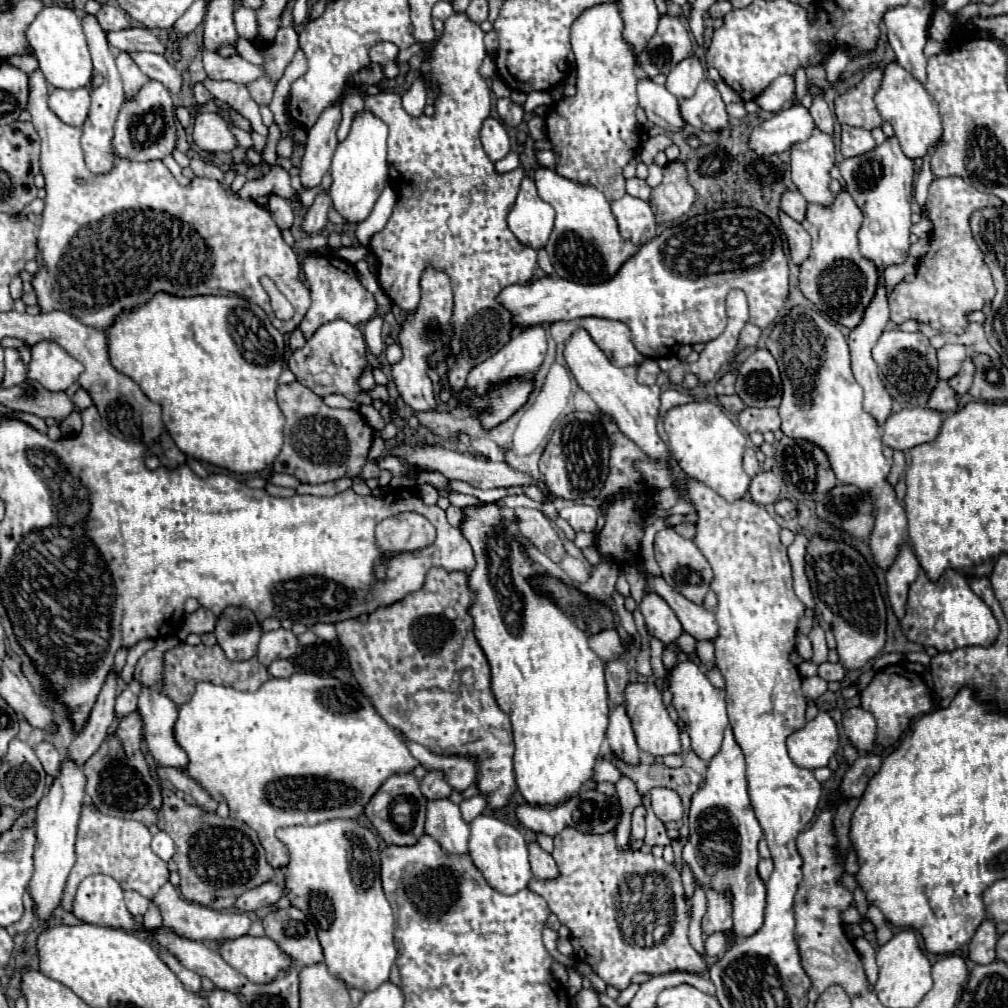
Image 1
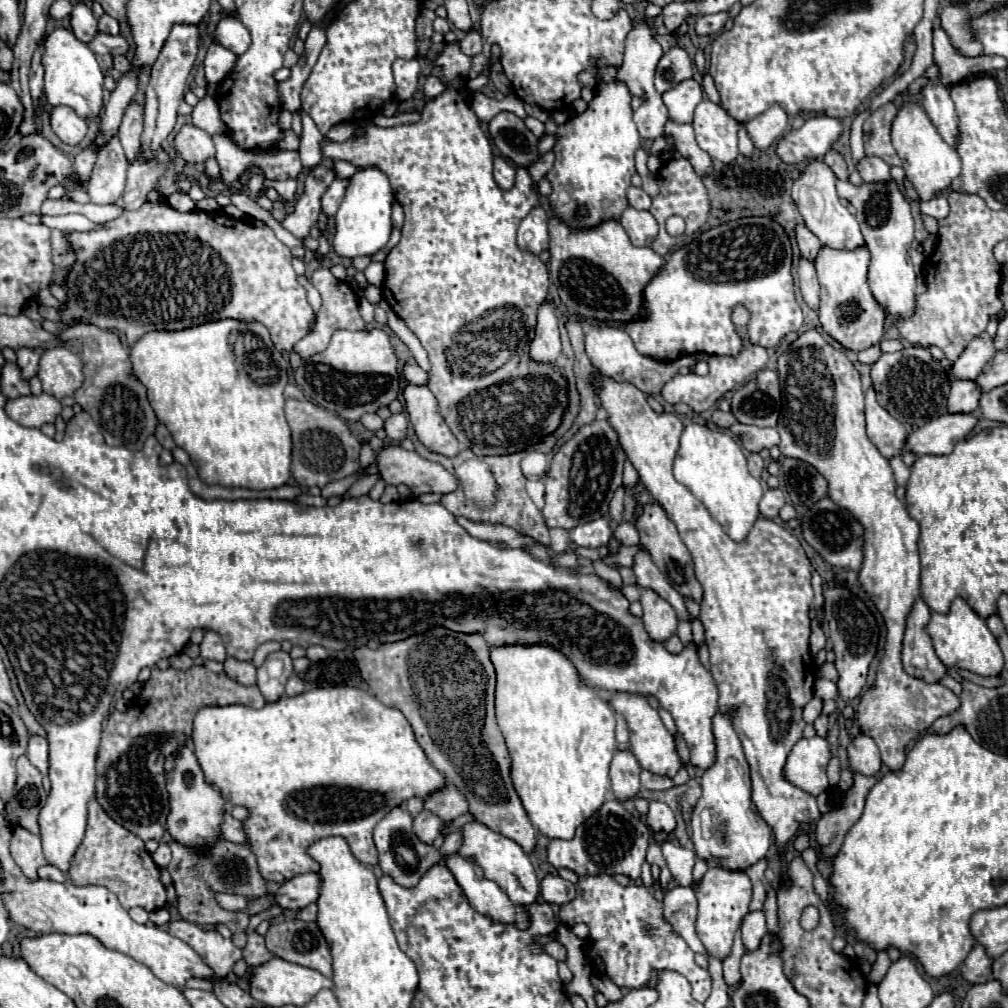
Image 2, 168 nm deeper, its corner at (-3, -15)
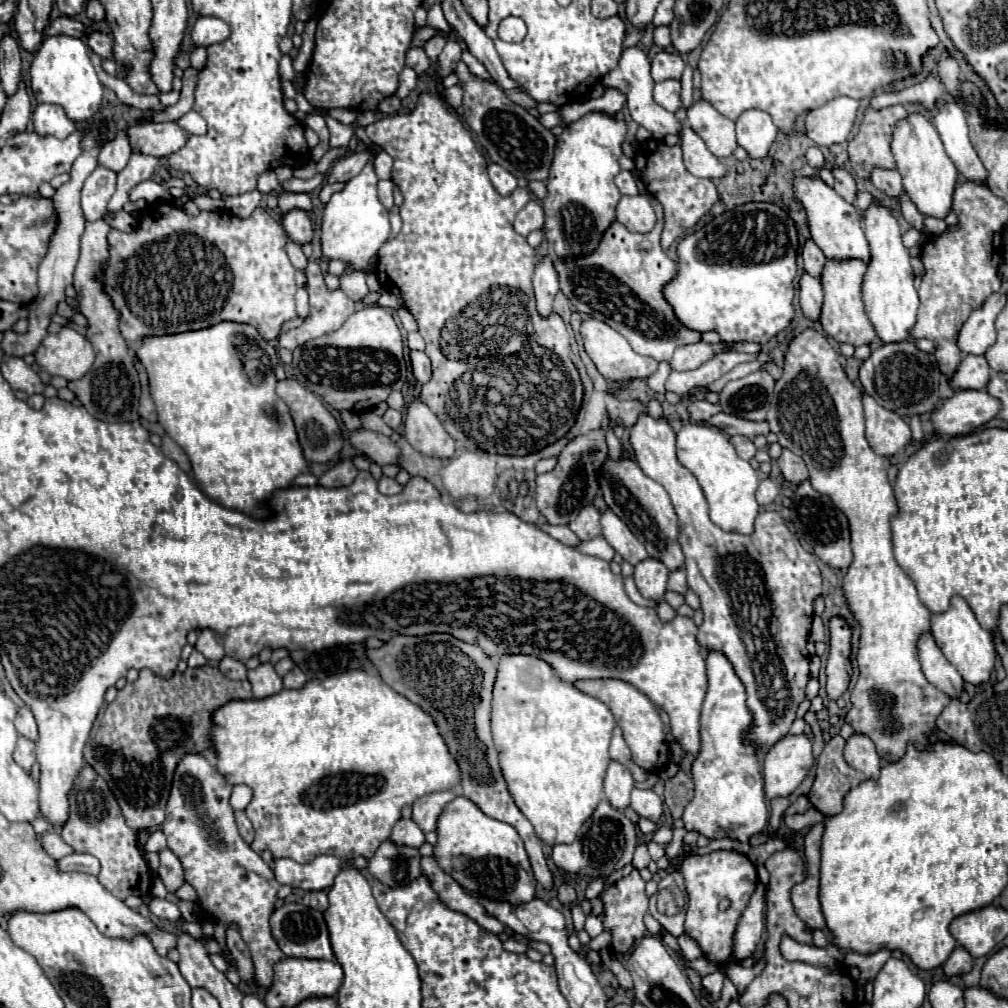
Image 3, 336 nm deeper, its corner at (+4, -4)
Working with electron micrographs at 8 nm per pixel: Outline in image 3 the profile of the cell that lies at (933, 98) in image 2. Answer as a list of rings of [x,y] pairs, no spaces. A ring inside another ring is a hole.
[[[958,103],[938,105],[932,119],[946,147],[948,157],[954,161],[956,169],[974,183],[984,183],[986,169],[982,167],[972,143],[968,139],[968,125]]]

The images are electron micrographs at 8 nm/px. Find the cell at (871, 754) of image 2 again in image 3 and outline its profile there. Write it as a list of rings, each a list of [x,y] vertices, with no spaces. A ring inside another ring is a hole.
[[[854,733],[846,741],[844,759],[848,761],[850,767],[860,771],[866,779],[876,779],[880,773],[880,757],[876,753],[876,747],[872,739],[862,733]]]

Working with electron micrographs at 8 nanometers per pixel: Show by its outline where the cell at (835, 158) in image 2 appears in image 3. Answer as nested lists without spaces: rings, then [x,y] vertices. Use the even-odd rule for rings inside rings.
[[[834,167],[834,169],[832,169],[832,175],[834,175],[834,179],[836,179],[834,189],[838,191],[838,195],[842,195],[848,203],[852,203],[854,193],[856,193],[856,183],[854,183],[852,175],[850,175],[846,169],[840,169],[840,167]]]

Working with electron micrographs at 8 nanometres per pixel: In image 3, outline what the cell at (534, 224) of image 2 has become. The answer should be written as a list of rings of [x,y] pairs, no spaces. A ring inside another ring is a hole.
[[[528,201],[528,205],[516,215],[516,221],[514,221],[514,231],[520,233],[520,235],[528,235],[536,229],[542,229],[544,227],[544,211],[542,211],[542,205],[538,201]]]

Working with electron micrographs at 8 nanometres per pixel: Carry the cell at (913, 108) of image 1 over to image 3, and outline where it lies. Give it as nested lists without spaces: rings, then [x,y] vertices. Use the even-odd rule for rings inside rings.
[[[910,113],[904,121],[896,123],[896,129],[892,133],[892,153],[902,175],[904,191],[918,207],[918,211],[944,219],[946,213],[952,209],[952,193],[956,187],[958,169],[944,153],[944,145],[938,137],[936,127],[924,115]]]

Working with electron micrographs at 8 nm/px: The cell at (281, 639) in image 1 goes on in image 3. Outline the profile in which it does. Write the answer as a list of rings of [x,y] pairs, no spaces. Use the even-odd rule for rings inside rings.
[[[260,663],[256,669],[248,671],[248,681],[256,699],[270,697],[282,689],[282,677],[276,673],[272,663]]]

